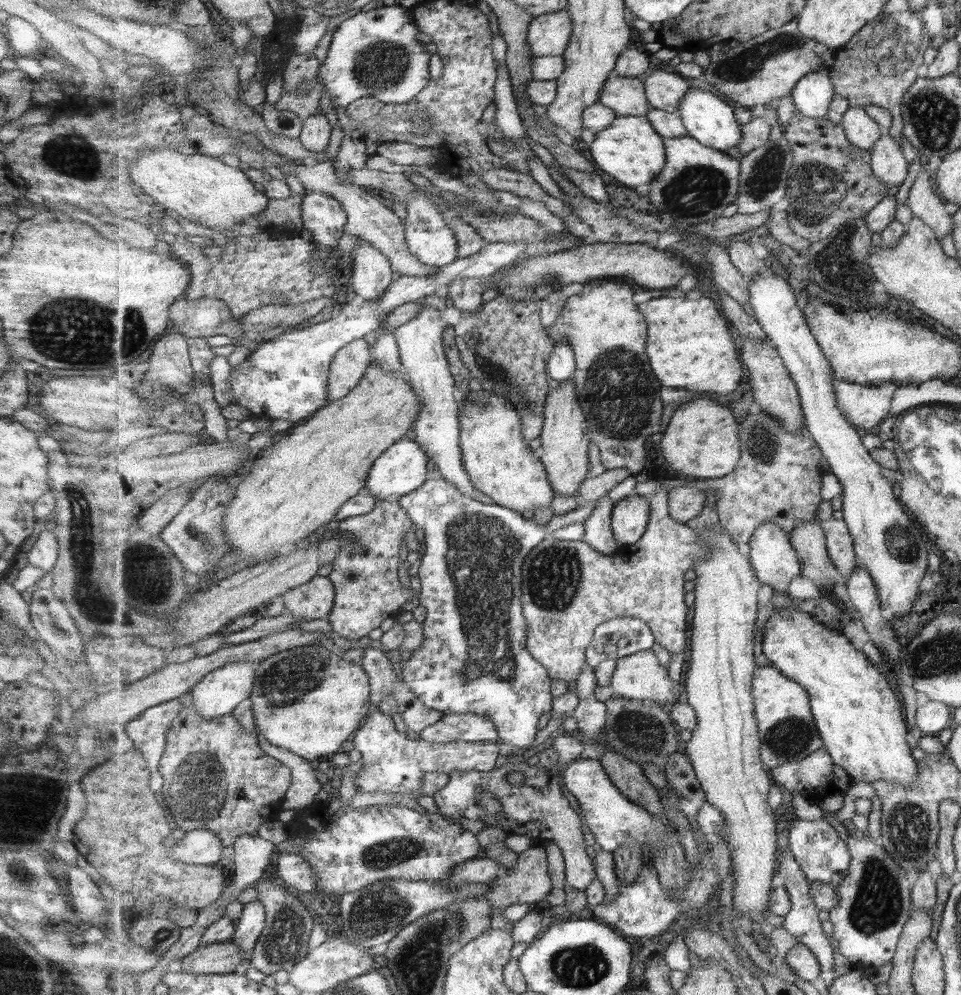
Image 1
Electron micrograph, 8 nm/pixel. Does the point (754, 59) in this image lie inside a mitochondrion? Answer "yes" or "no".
yes

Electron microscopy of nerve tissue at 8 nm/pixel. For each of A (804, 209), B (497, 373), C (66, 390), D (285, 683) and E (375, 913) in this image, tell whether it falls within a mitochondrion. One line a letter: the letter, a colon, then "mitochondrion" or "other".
A: mitochondrion
B: mitochondrion
C: other
D: mitochondrion
E: mitochondrion

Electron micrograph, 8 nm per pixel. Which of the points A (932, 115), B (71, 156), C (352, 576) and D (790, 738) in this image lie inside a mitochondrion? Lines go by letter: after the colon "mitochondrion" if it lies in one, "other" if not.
A: mitochondrion
B: mitochondrion
C: mitochondrion
D: mitochondrion

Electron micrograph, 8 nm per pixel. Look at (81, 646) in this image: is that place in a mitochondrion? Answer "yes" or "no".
no

